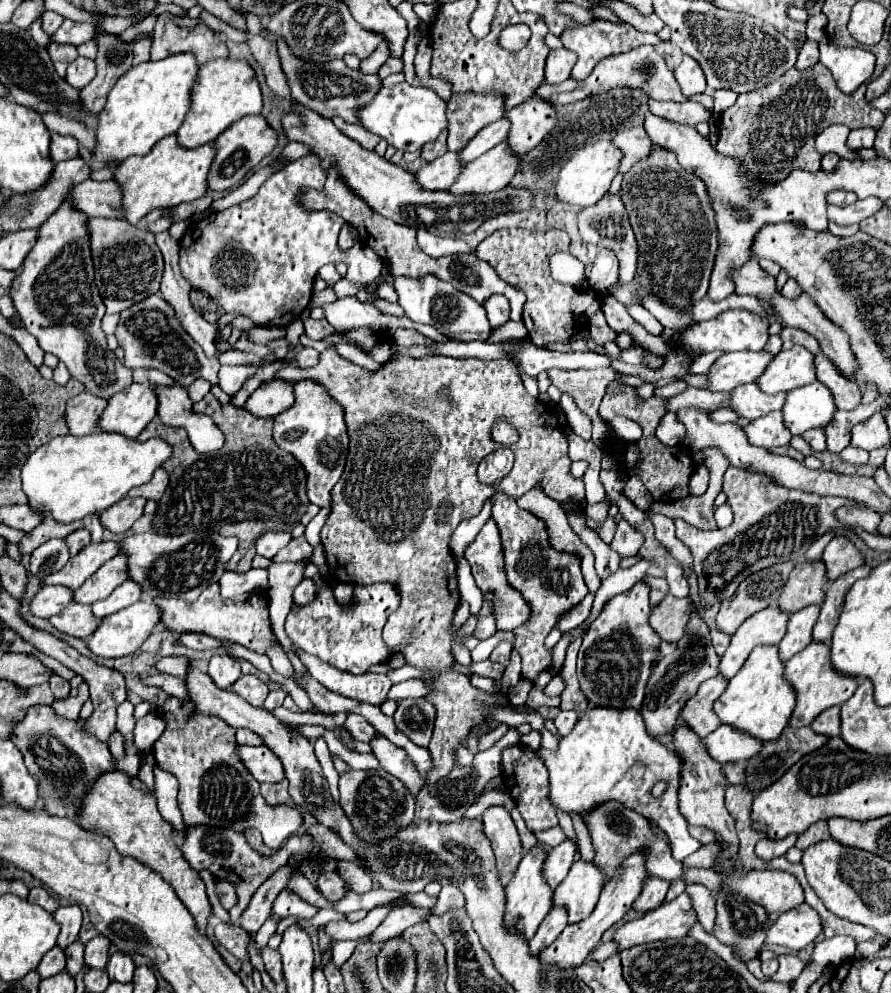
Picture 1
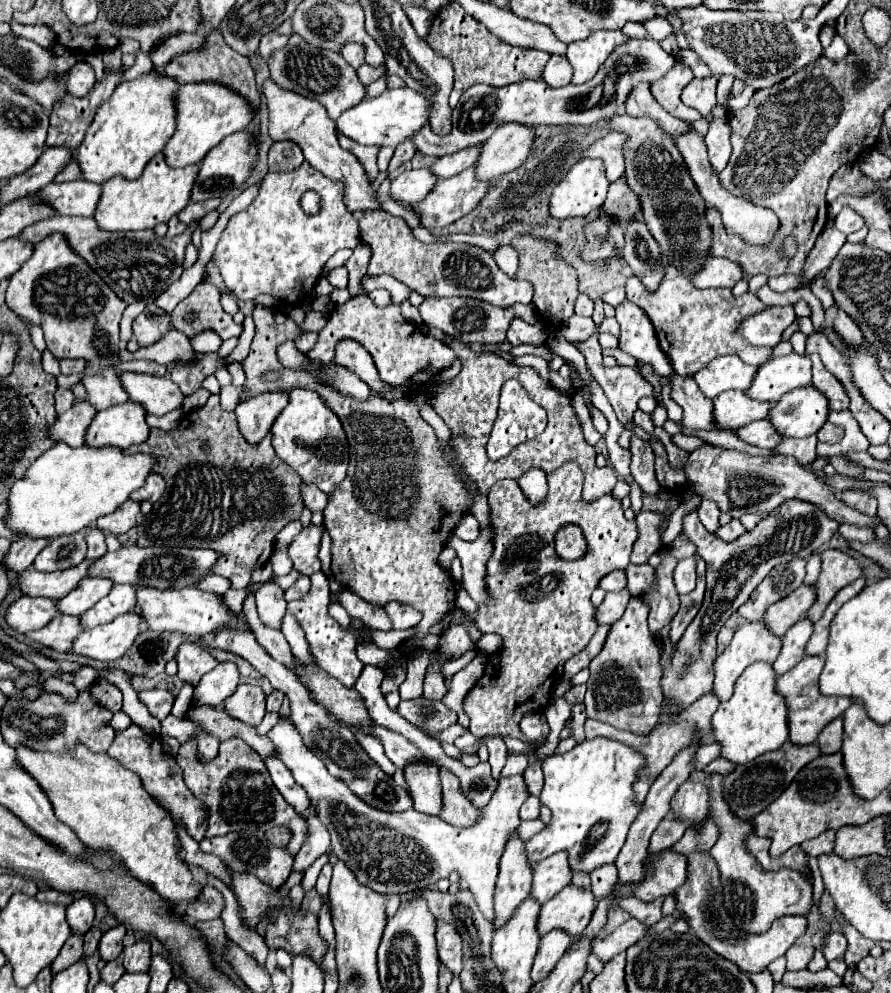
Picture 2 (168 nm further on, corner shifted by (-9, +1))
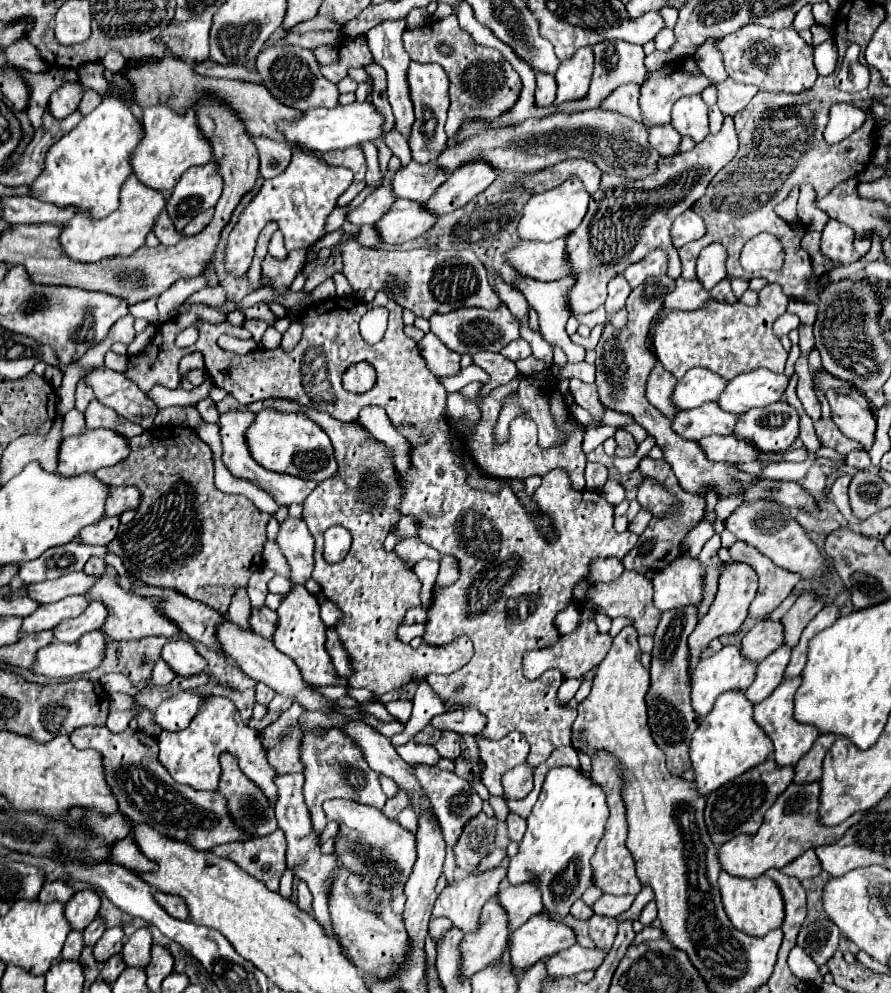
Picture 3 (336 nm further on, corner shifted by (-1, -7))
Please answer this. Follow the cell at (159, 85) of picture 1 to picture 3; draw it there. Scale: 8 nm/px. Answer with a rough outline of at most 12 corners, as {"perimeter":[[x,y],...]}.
{"perimeter":[[104,96],[52,144],[30,196],[90,218],[120,204],[140,140]]}

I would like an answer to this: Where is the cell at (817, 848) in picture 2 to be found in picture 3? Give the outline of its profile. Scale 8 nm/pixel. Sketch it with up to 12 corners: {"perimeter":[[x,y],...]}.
{"perimeter":[[808,850],[780,872],[798,880],[822,872],[814,850]]}

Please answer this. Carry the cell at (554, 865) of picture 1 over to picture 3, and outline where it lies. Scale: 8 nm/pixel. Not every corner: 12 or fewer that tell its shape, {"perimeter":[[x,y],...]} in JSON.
{"perimeter":[[532,884],[500,888],[504,908],[510,930],[542,912]]}

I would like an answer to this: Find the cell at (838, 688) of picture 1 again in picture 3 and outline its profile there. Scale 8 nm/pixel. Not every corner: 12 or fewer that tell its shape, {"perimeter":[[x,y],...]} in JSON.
{"perimeter":[[800,678],[754,706],[778,766],[794,766],[818,738],[792,720]]}

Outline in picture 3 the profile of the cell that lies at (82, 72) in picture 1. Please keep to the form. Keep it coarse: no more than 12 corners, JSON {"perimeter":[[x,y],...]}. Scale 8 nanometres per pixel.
{"perimeter":[[64,84],[48,102],[54,120],[72,114],[84,88]]}

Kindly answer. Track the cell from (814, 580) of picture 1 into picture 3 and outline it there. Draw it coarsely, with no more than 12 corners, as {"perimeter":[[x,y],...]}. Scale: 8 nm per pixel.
{"perimeter":[[762,620],[742,638],[742,654],[762,662],[780,648],[780,622]]}

